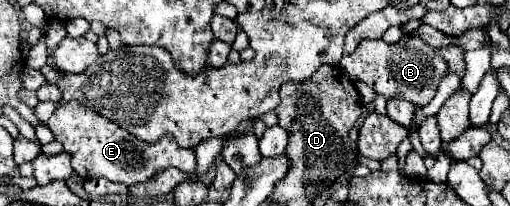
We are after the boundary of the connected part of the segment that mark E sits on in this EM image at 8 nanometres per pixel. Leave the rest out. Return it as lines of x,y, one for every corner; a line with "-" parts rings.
67,103
63,107
57,107
47,127
53,131
55,139
63,145
63,149
71,155
71,165
75,173
85,179
105,177
125,185
139,185
167,167
177,167
185,173
195,171
193,149
179,147
171,135
163,135
157,143
141,141
129,131
121,129
117,123
101,117
87,107
81,107
79,103

